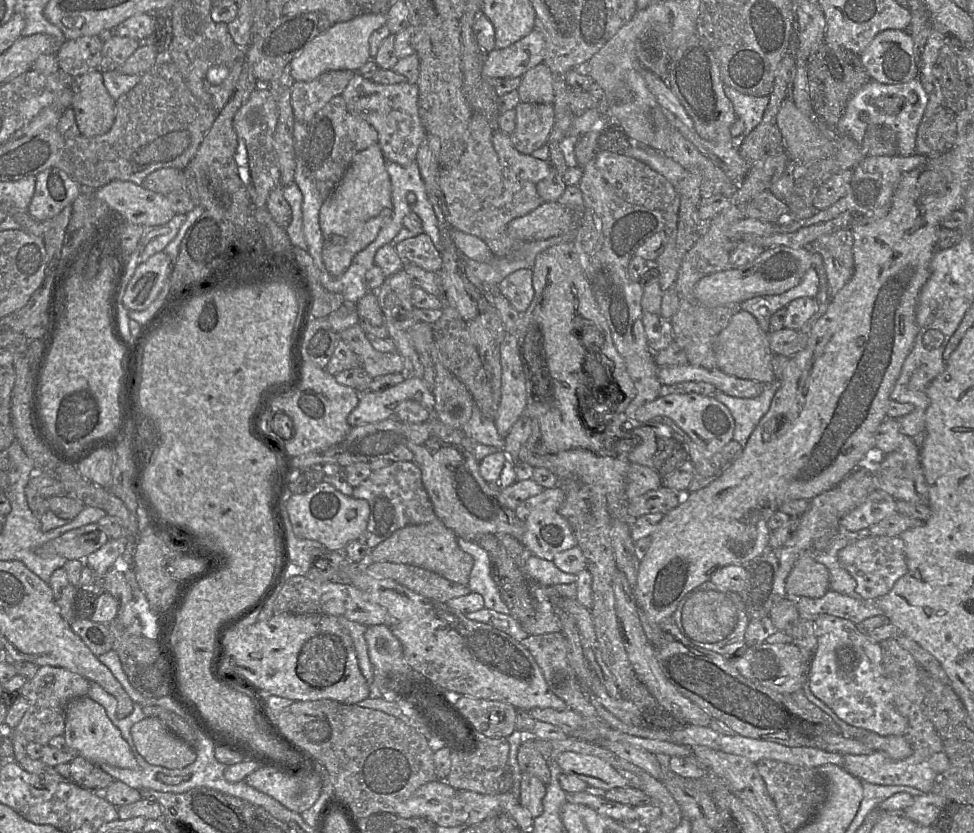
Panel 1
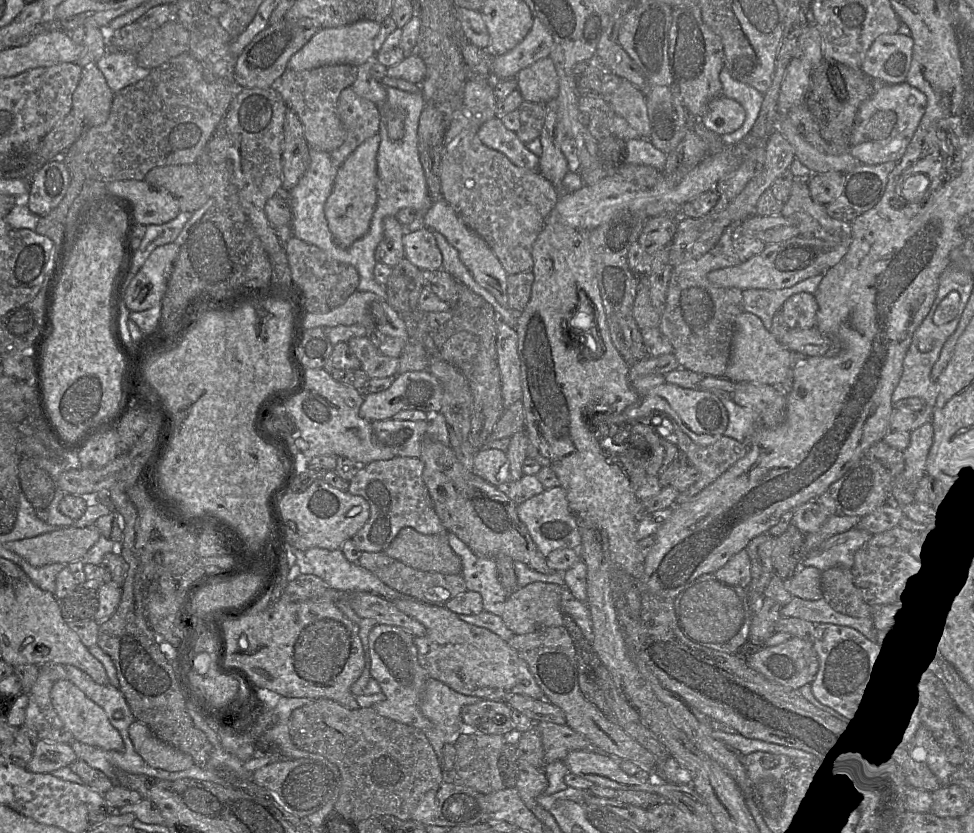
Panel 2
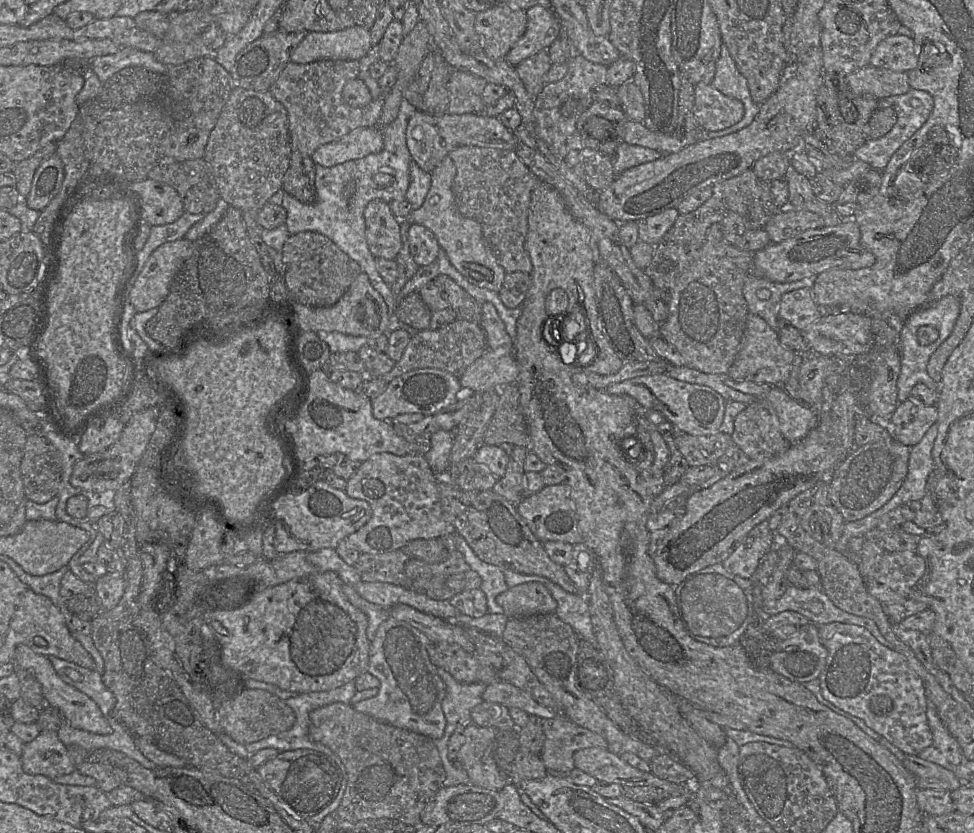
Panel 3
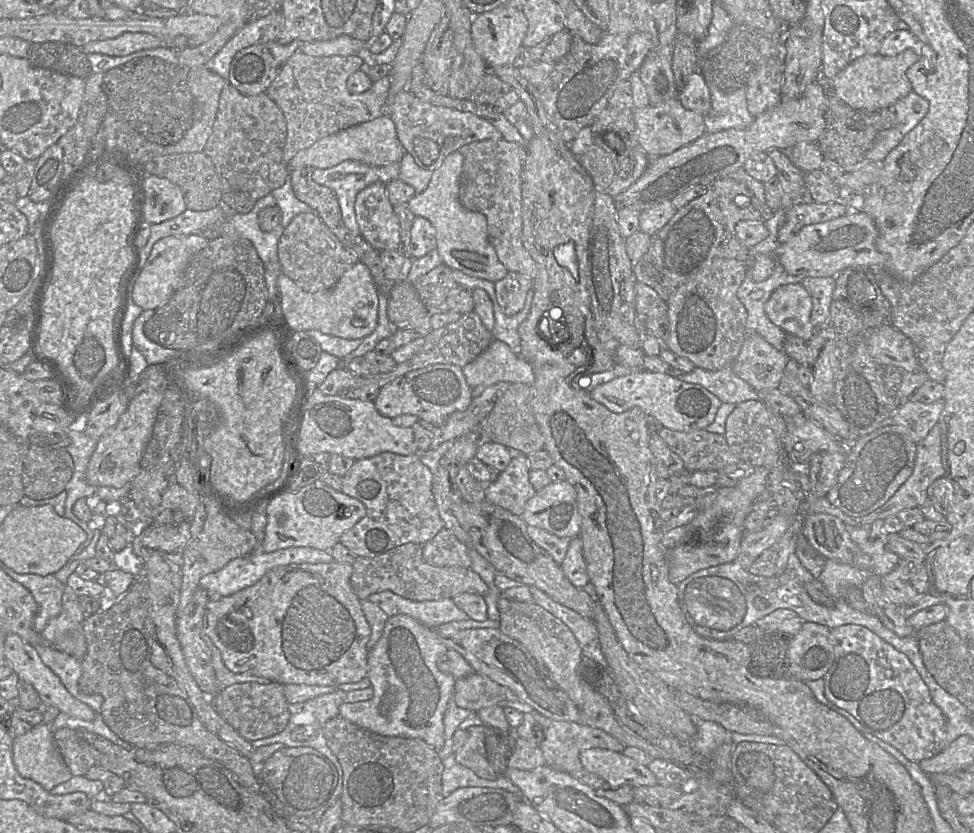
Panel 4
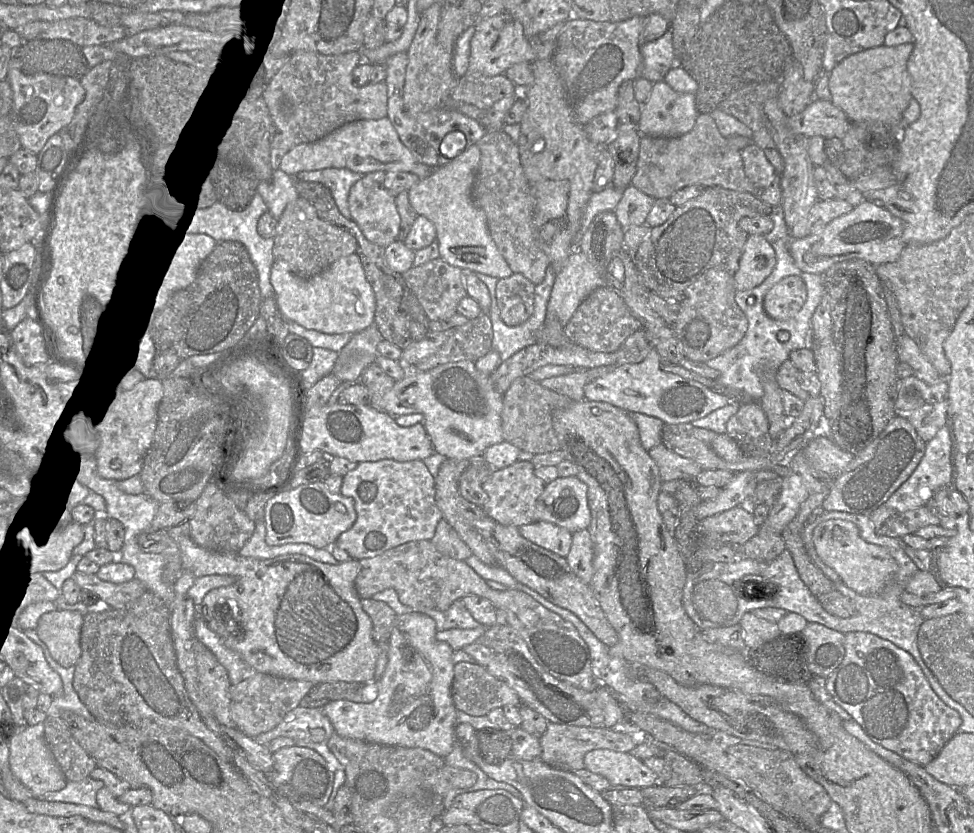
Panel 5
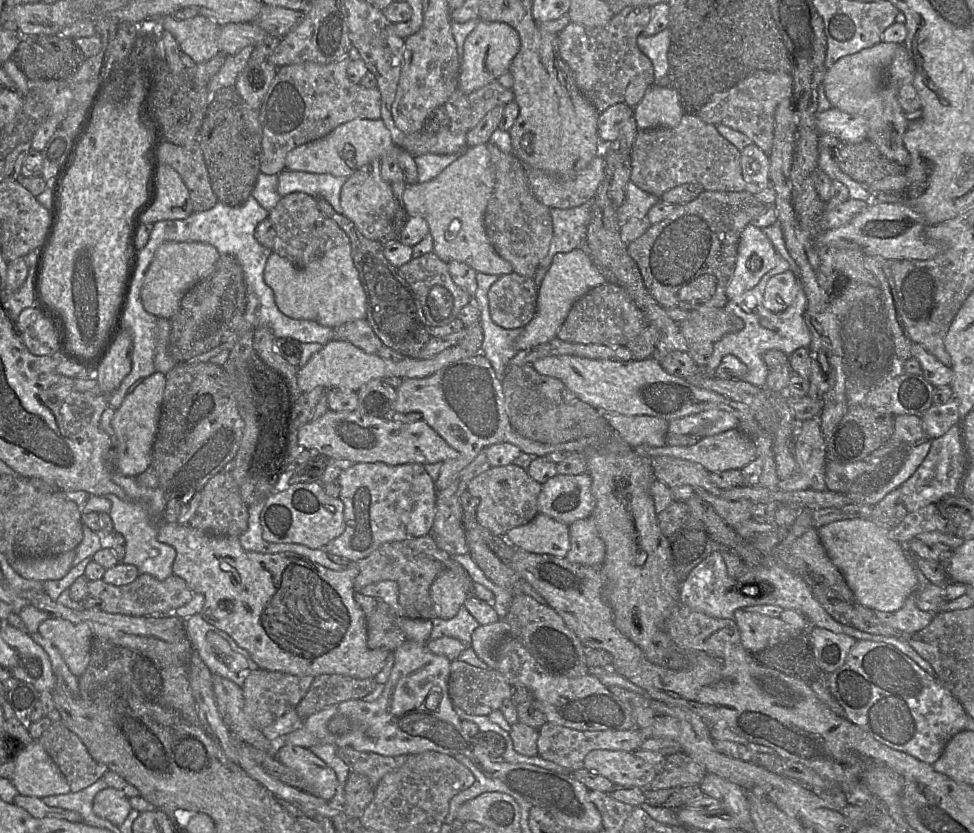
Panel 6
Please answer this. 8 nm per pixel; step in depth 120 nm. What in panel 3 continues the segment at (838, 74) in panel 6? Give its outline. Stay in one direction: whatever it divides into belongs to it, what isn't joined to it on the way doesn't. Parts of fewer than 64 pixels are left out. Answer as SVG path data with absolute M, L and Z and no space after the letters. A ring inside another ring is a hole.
M867 65L846 76L850 90L876 99L900 95L910 90L907 72L895 72Z

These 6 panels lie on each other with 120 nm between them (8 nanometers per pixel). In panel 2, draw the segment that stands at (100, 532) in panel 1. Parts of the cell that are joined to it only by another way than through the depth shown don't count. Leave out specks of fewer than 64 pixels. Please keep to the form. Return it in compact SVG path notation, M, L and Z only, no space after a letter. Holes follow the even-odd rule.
M95 525L84 528L69 526L32 538L7 542L5 548L34 567L53 563L69 564L81 560L100 535Z

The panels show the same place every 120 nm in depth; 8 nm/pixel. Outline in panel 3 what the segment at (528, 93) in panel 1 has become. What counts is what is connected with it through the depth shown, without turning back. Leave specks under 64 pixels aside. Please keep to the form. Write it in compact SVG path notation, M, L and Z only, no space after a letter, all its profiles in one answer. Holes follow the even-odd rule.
M547 50L523 60L515 68L529 95L535 98L545 86L545 75L552 66Z

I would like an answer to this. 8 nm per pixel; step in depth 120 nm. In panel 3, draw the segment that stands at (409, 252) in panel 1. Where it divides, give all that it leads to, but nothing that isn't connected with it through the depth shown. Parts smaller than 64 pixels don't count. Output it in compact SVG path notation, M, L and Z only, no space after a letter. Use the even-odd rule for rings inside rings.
M410 224L408 242L412 258L419 266L428 265L437 259L439 243L436 235L426 226Z

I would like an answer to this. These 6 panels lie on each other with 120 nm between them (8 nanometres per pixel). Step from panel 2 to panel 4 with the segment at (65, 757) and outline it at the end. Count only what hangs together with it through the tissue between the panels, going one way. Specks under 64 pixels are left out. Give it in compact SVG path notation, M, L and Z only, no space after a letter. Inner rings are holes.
M41 723L15 737L12 756L19 774L47 791L73 777L54 742L50 724Z

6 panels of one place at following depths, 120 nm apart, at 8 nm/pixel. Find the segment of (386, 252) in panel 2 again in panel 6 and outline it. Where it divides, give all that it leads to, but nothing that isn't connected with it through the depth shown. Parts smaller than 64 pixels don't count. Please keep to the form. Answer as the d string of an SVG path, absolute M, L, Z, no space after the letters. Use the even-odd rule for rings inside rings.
M376 158L347 177L340 194L342 214L351 220L357 230L369 240L380 241L389 234L390 226L397 209L391 184L381 178L380 159Z

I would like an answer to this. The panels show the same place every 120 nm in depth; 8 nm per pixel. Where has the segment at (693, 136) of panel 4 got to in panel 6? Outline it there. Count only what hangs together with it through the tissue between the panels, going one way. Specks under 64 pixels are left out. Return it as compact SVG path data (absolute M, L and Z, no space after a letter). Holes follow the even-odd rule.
M652 85L634 108L638 130L676 127L685 114L678 92L673 87Z

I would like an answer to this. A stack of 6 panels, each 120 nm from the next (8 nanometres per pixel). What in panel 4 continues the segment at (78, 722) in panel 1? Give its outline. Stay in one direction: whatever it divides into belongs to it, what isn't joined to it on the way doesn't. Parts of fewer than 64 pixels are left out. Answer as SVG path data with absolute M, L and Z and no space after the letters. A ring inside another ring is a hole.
M8 634L5 639L5 658L11 663L14 672L19 679L32 685L38 692L41 702L50 704L69 716L85 721L92 721L95 718L94 710L87 704L73 697L65 688L60 678L41 660L33 646L26 643L17 634Z

